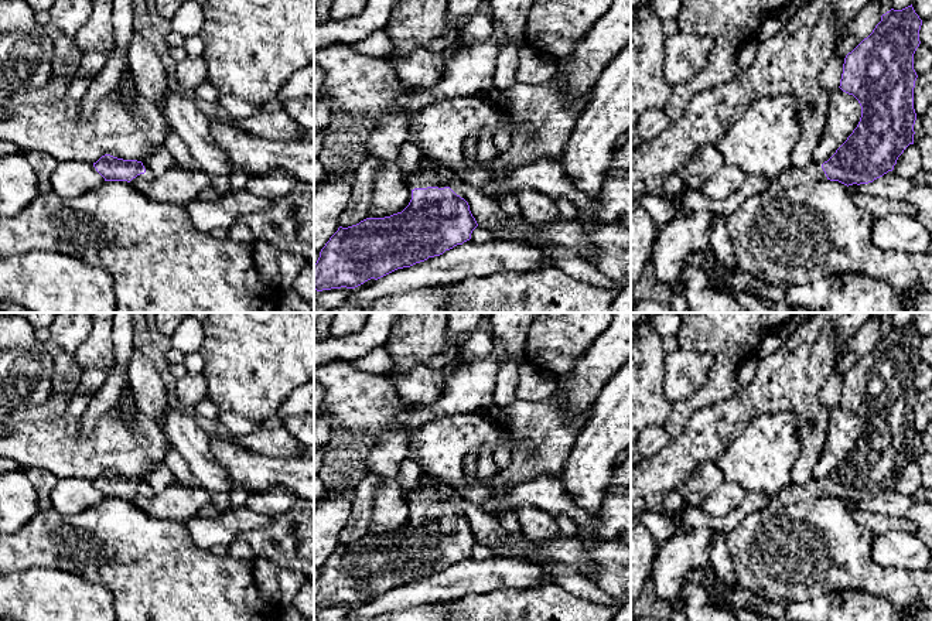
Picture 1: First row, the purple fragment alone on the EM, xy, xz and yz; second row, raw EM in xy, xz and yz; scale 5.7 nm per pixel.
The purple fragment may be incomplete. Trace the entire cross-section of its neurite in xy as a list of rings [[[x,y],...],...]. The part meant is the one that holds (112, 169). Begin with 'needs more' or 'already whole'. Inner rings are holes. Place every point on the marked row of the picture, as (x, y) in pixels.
already whole; [[[110,154],[102,156],[96,163],[93,163],[93,167],[105,178],[105,181],[130,182],[137,175],[146,173],[141,161],[123,160]]]

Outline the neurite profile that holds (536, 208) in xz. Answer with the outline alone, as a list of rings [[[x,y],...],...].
[[[532,190],[519,191],[516,199],[520,215],[528,224],[546,225],[560,219],[554,199]]]

